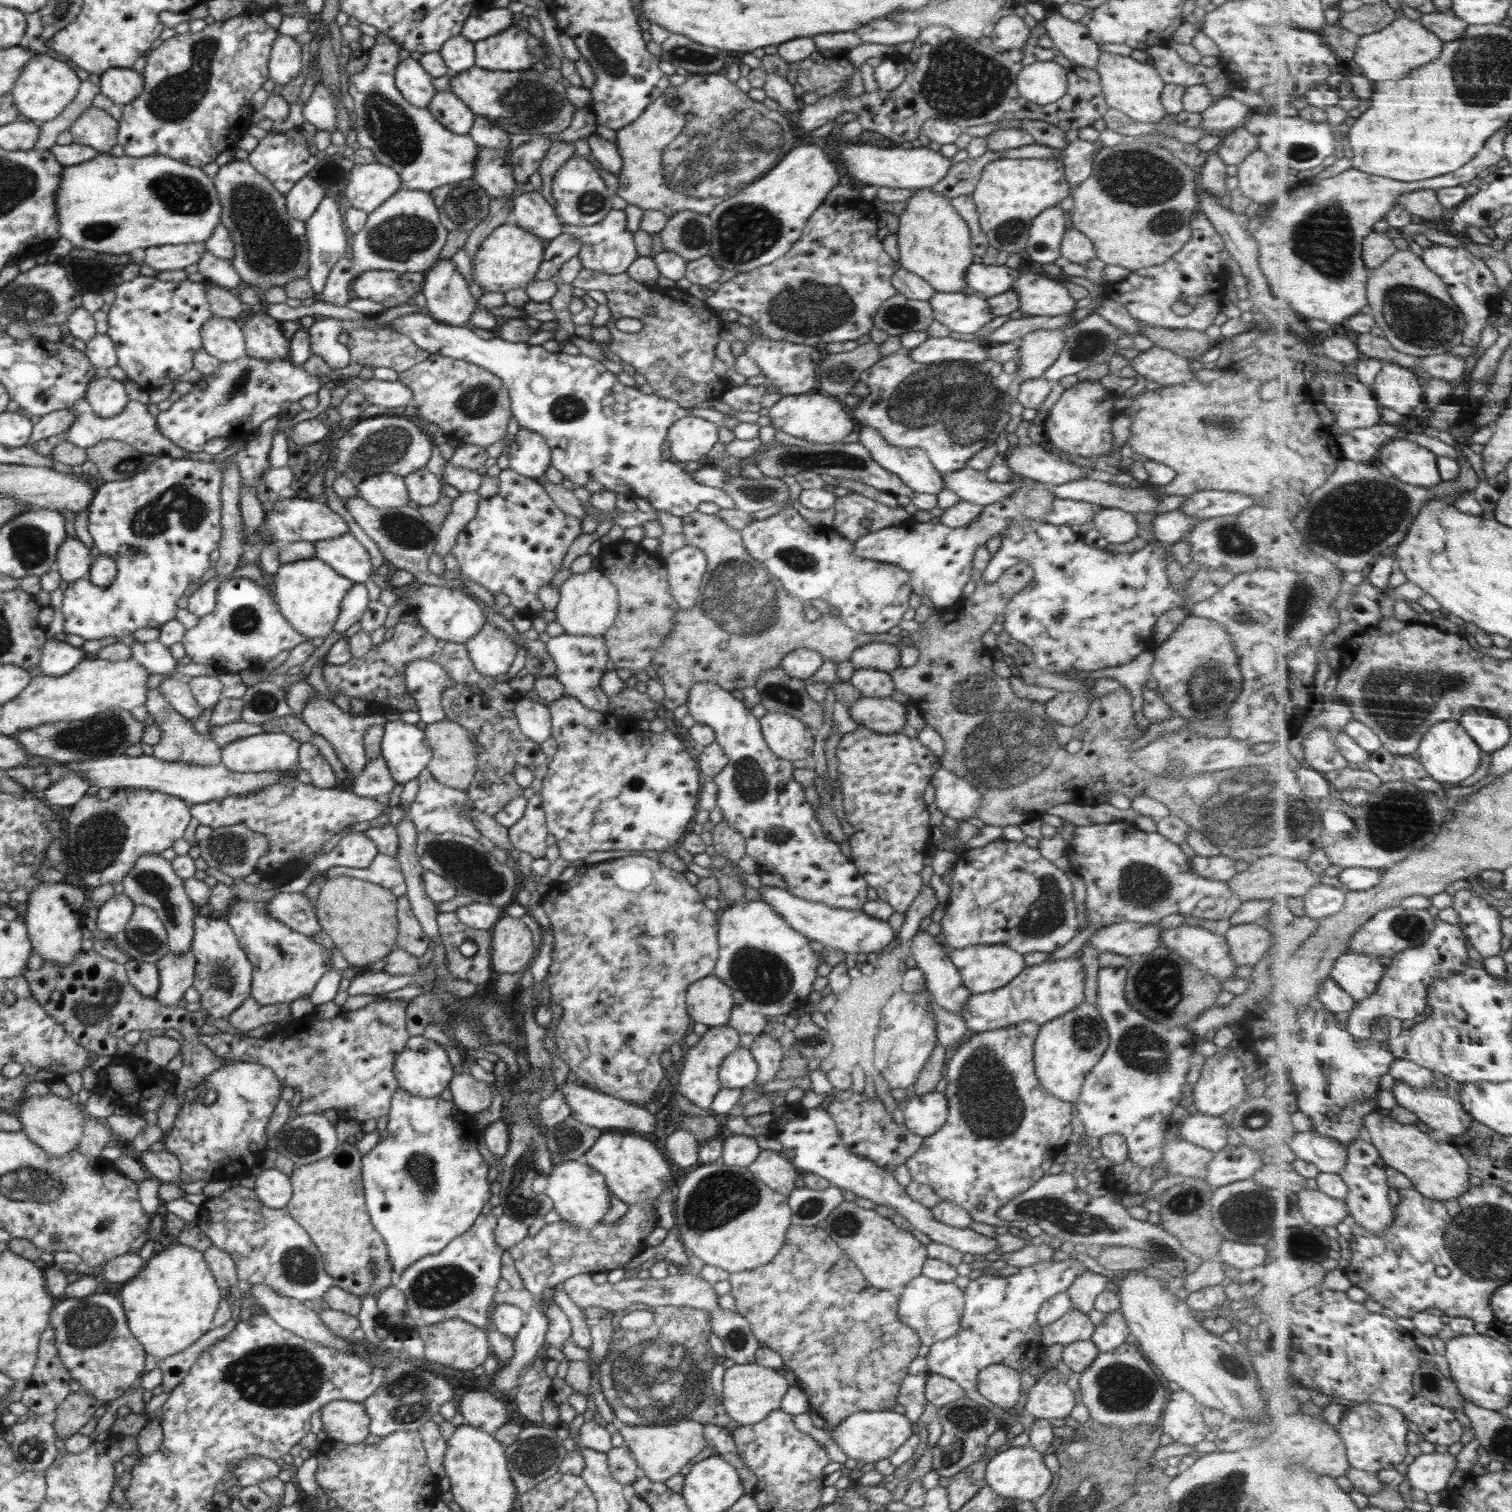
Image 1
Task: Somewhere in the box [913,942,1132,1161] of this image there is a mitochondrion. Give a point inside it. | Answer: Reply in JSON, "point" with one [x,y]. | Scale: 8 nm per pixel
{"point":[990,1106]}

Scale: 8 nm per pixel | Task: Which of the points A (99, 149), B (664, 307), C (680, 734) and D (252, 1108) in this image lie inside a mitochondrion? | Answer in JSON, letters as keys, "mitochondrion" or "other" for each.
{"A":"other","B":"other","C":"other","D":"other"}

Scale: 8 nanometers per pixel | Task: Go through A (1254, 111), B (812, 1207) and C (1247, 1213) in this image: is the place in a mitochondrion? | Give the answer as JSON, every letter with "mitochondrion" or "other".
{"A":"other","B":"mitochondrion","C":"mitochondrion"}

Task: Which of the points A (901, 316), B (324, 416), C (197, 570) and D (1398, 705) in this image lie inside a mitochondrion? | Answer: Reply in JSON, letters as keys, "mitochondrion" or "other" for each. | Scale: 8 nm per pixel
{"A":"mitochondrion","B":"other","C":"other","D":"mitochondrion"}

